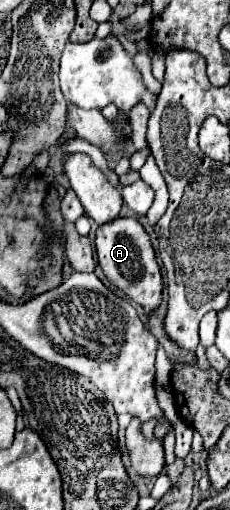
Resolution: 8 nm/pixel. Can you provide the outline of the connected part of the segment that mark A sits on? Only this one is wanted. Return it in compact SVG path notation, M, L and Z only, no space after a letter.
M117 217L117 219L101 225L95 231L95 249L97 249L99 265L105 273L105 277L115 287L119 287L135 303L143 305L145 311L151 311L161 303L161 291L163 291L161 271L155 261L155 251L149 241L149 235L145 233L145 229L141 227L141 223L137 219Z

